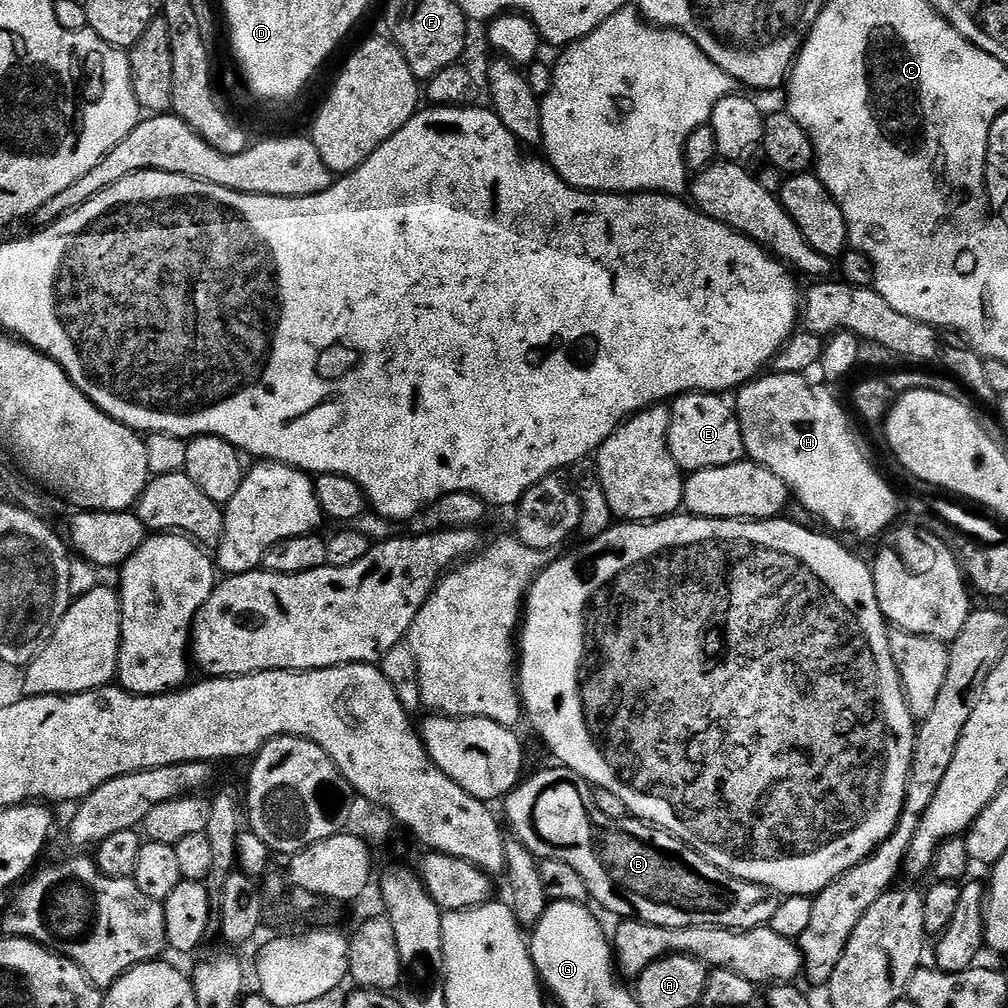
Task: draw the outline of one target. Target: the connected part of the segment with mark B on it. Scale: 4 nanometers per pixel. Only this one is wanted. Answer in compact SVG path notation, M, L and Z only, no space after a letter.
M555 766L556 768L544 768L541 772L536 772L532 777L529 775L527 778L521 779L520 783L516 785L515 788L512 789L511 792L508 793L507 796L504 797L502 801L502 807L504 807L504 816L503 819L506 821L508 819L507 827L510 829L512 827L512 832L515 839L518 841L527 852L531 852L533 856L536 857L537 861L542 860L557 860L558 862L566 862L566 866L574 866L574 870L578 870L578 874L582 874L582 882L586 882L586 886L588 887L588 895L594 901L597 900L598 903L601 904L602 907L605 908L608 912L613 912L616 915L616 918L631 918L634 920L641 920L642 922L646 922L647 924L653 924L654 926L666 926L667 928L685 928L686 926L714 926L715 928L731 928L733 930L743 930L746 928L759 928L761 926L767 925L774 918L774 914L778 911L778 906L781 902L781 897L770 891L769 888L763 888L760 884L747 884L745 880L739 880L738 878L734 878L730 874L726 874L721 868L718 866L714 866L710 862L706 862L706 858L702 858L696 851L694 851L689 844L683 844L679 838L676 836L672 836L669 832L665 832L664 829L653 826L651 823L645 822L639 818L625 818L621 821L611 820L610 818L606 818L606 814L602 814L602 810L598 810L598 806L594 806L594 798L592 797L592 789L593 785L589 784L587 780L581 778L578 773L571 772L570 769L565 768L563 766Z

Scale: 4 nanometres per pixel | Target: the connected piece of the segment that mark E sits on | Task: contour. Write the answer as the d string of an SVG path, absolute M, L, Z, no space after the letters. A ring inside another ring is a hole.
M685 392L670 404L668 449L685 474L739 464L745 459L742 426L735 407L723 395L714 392Z

